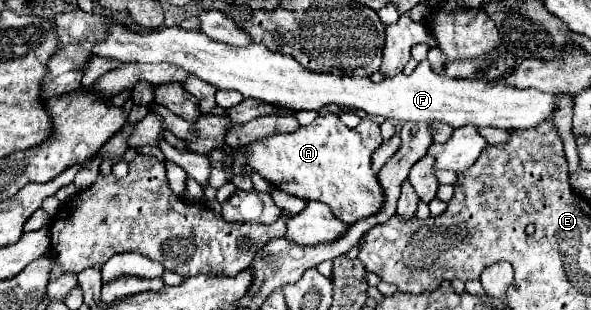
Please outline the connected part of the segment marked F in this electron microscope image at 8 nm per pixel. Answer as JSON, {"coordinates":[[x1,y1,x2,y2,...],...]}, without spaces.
{"coordinates":[[111,21,109,37,93,47,93,55,111,57,119,61,161,63,169,61,195,77,211,83,215,89,235,89,243,97,253,97,263,103,285,107,293,111,319,111,325,105,361,109,369,115,381,115,391,121,443,121,451,127,499,127,499,129,533,129,539,123,553,119,557,111,557,97,545,91,515,89,485,79,449,79,431,71,429,61,421,61,411,75,385,77,373,83,369,77,313,73,297,63,291,55,267,51,263,45,233,47,209,39,205,33,185,31,181,27,161,29,139,35,119,21]]}

